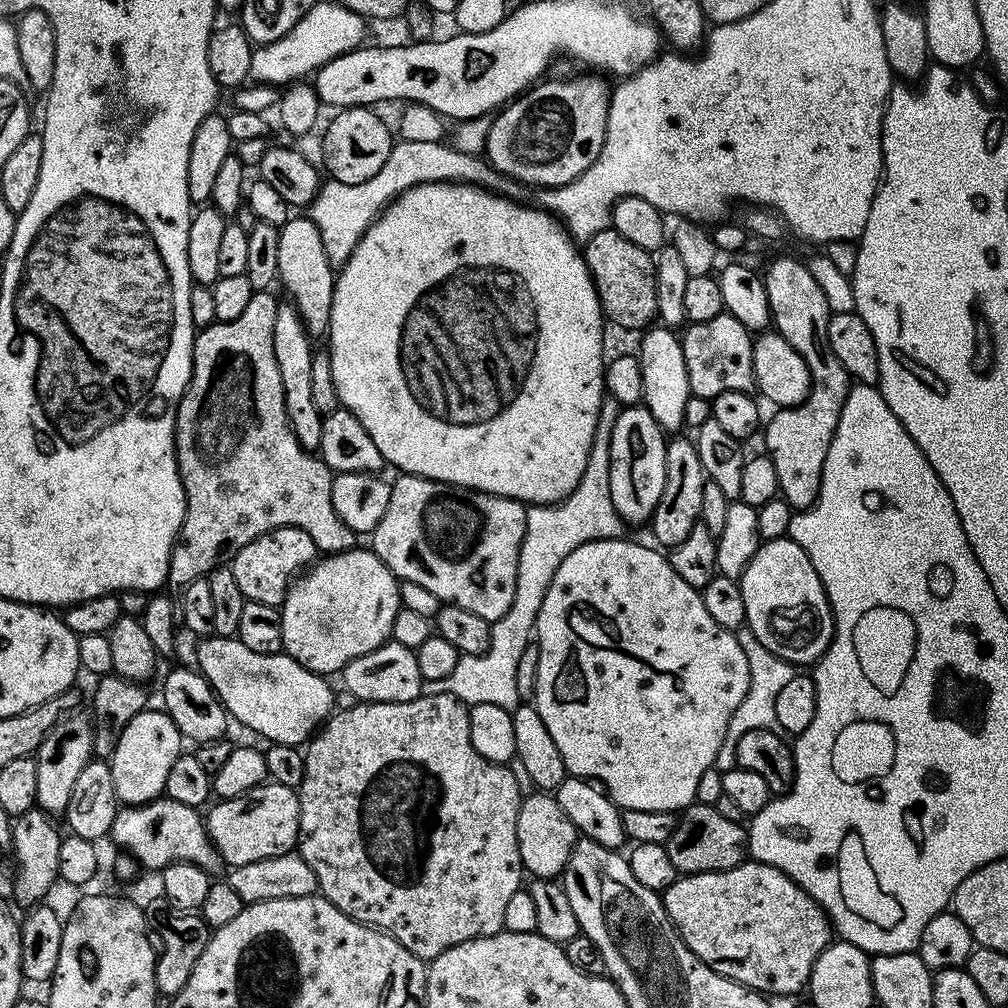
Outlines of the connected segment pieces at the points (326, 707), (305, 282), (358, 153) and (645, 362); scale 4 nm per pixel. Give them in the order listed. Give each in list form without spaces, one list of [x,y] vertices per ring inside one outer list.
[[[210,635],[203,637],[196,648],[196,664],[201,676],[208,679],[208,684],[216,692],[216,697],[228,711],[229,717],[240,724],[245,724],[252,732],[265,736],[266,741],[275,744],[300,746],[305,743],[332,715],[332,688],[325,677],[318,672],[311,672],[302,667],[293,656],[287,654],[254,654],[236,636]]]
[[[307,215],[290,218],[279,225],[277,277],[288,291],[287,299],[296,305],[298,314],[306,326],[309,336],[327,333],[330,322],[330,310],[334,302],[337,273],[332,272],[328,261],[328,248],[324,245],[321,225],[316,224]]]
[[[371,107],[345,108],[337,111],[336,116],[328,124],[324,132],[324,164],[328,167],[327,175],[343,184],[361,184],[366,182],[364,176],[374,178],[378,170],[382,170],[382,162],[390,158],[390,150],[394,143],[394,132],[384,125],[379,111]]]
[[[663,326],[649,327],[640,338],[638,359],[644,387],[643,403],[654,414],[660,428],[667,433],[675,433],[684,425],[686,402],[691,396],[689,379],[686,376],[685,355],[682,354],[680,344],[681,339],[671,329]]]

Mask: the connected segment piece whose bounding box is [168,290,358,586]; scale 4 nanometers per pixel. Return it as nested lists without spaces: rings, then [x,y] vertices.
[[[253,291],[250,302],[246,308],[233,321],[215,322],[206,328],[199,329],[192,341],[192,377],[188,383],[188,389],[184,397],[176,405],[176,465],[180,471],[180,481],[184,487],[186,498],[186,514],[176,535],[176,542],[172,546],[172,557],[168,563],[168,584],[183,586],[195,580],[207,577],[208,573],[221,566],[227,565],[232,557],[242,550],[254,538],[258,538],[267,532],[273,532],[279,528],[297,528],[306,530],[310,538],[314,538],[314,546],[317,553],[331,554],[333,552],[349,552],[357,547],[358,533],[350,530],[338,514],[334,514],[334,502],[330,502],[330,490],[332,489],[333,471],[324,465],[319,455],[307,452],[294,438],[294,430],[286,418],[286,402],[282,394],[282,374],[278,374],[278,358],[274,358],[274,318],[278,314],[277,297],[271,296],[271,291]]]

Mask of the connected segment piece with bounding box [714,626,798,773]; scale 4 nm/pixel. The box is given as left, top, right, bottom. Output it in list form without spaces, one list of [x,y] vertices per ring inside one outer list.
[[[746,626],[736,632],[736,637],[738,646],[742,646],[742,654],[746,654],[746,662],[750,666],[750,686],[746,690],[746,698],[742,698],[738,710],[734,710],[734,714],[730,718],[726,738],[716,755],[714,768],[717,773],[737,767],[736,747],[738,738],[742,738],[742,734],[759,728],[772,728],[775,725],[774,702],[778,702],[778,694],[786,687],[786,682],[790,682],[790,678],[798,675],[797,669],[793,665],[784,660],[777,652],[766,650],[766,646],[762,646],[762,642],[758,642],[758,638],[754,638],[754,634]]]

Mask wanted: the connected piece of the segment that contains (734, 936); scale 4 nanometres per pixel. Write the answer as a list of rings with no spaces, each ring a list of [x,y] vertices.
[[[751,858],[725,872],[681,875],[663,890],[662,899],[676,932],[699,960],[761,994],[803,993],[815,960],[834,936],[820,903],[782,870]]]

